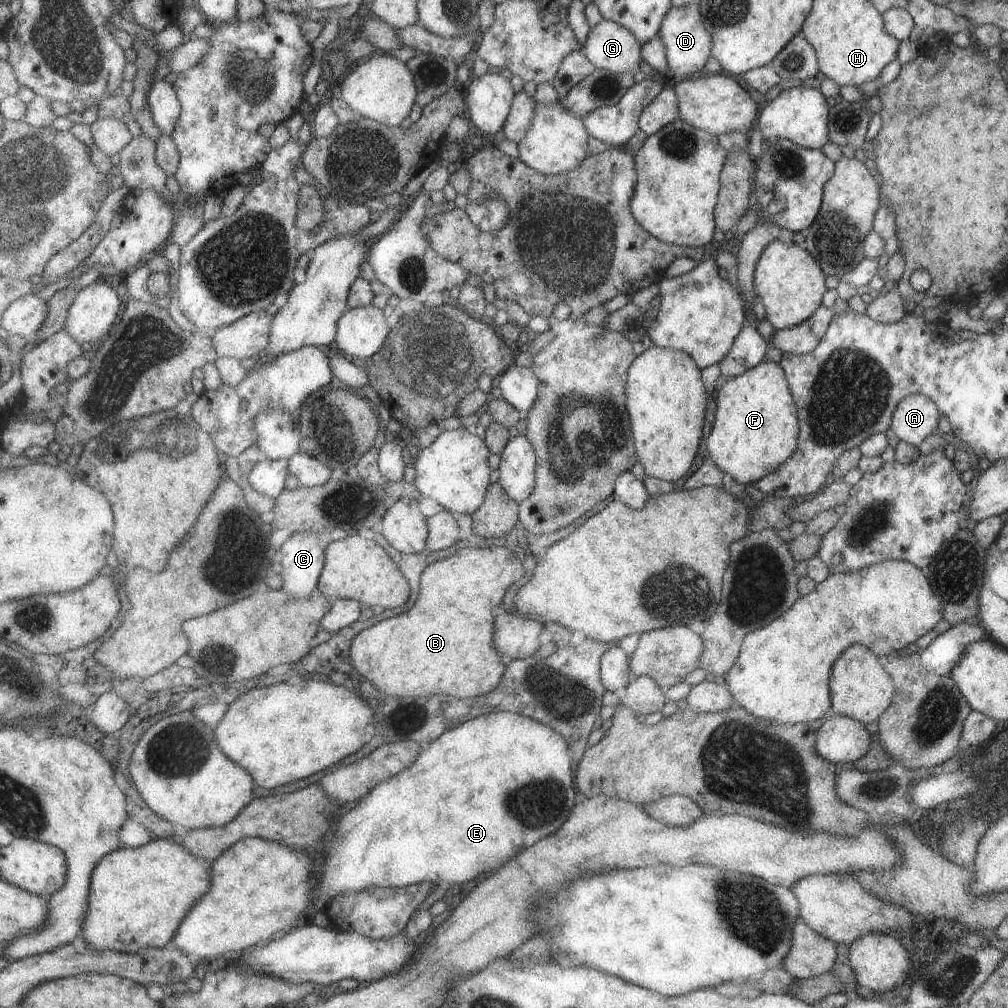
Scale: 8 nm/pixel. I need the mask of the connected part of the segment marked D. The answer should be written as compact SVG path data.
M696 3L679 8L670 7L661 20L658 36L665 48L665 62L672 76L695 76L703 72L703 65L710 57L711 36L705 30L701 14Z

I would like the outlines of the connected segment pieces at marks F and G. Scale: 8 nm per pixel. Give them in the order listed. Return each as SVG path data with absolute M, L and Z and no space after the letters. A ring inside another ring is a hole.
M767 360L725 379L716 388L716 411L706 451L723 473L747 486L773 472L793 454L798 439L796 404L779 364Z
M606 19L590 26L581 52L595 69L613 73L635 72L643 59L636 37L627 28Z

